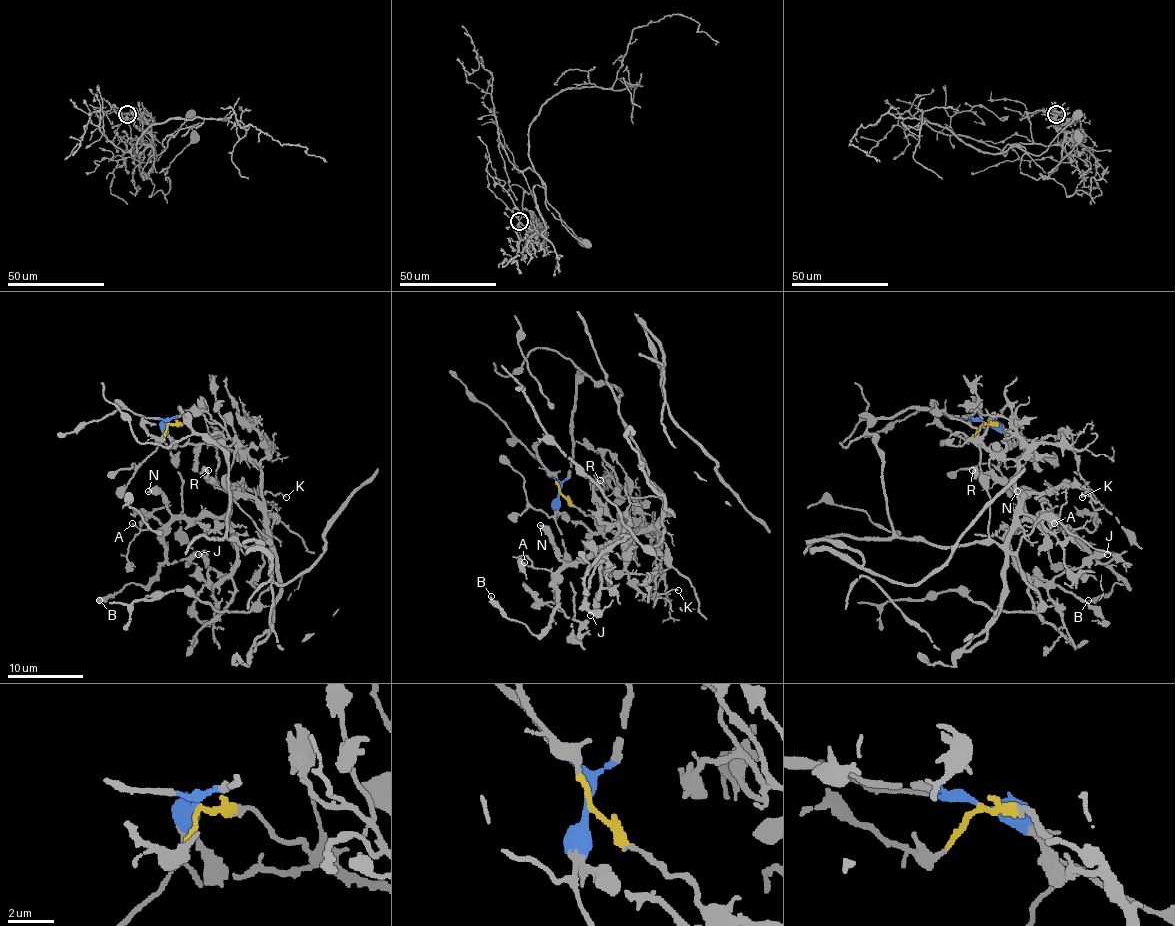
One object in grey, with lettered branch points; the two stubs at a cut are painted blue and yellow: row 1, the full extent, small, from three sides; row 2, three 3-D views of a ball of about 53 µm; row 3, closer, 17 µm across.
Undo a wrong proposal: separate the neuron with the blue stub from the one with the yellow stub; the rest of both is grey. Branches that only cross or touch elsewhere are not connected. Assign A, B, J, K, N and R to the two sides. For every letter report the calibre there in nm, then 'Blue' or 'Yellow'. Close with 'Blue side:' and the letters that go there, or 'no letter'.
A: Thickness 130 nm. Yellow
B: Thickness 320 nm. Yellow
J: Thickness 280 nm. Yellow
K: Thickness 110 nm. Yellow
N: Thickness 460 nm. Yellow
R: Thickness 440 nm. Yellow
Blue side: no letter

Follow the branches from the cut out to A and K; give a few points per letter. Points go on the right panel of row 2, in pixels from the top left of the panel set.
A: (984, 422), (997, 422), (1022, 443), (1016, 498), (1031, 517), (1054, 517), (1062, 530), (1054, 523)
K: (984, 422), (997, 422), (1022, 443), (1016, 498), (1054, 492), (1067, 485), (1086, 491), (1083, 496)

